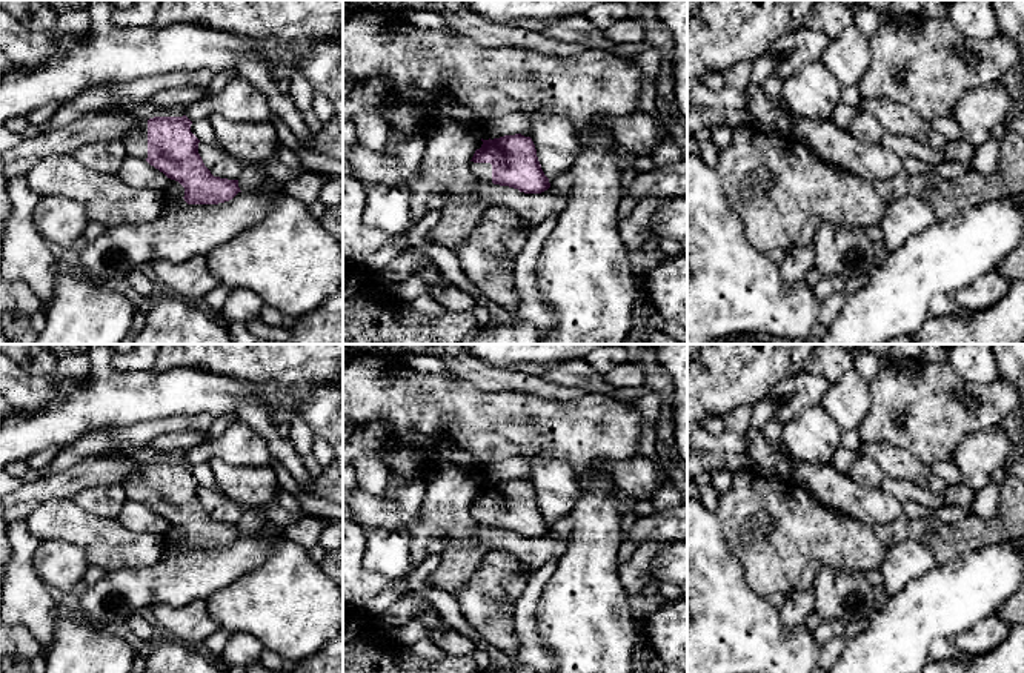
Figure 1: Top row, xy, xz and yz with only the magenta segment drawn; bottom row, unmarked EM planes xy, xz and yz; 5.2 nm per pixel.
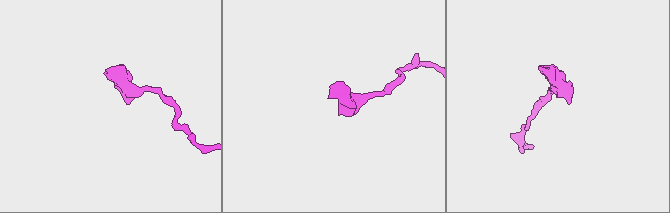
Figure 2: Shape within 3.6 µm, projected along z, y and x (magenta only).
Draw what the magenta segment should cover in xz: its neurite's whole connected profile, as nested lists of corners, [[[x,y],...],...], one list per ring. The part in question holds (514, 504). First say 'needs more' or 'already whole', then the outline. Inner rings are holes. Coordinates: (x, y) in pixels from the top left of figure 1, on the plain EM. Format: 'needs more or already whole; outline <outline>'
needs more; outline [[[515,478],[481,486],[469,507],[477,524],[509,530],[524,538],[541,538],[550,532],[530,481]]]

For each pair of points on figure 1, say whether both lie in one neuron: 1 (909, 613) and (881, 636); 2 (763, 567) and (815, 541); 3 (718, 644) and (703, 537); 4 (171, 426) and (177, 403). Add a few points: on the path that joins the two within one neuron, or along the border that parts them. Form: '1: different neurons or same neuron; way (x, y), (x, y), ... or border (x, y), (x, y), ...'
1: same neuron; way (903, 619), (887, 635)
2: same neuron; way (775, 555), (789, 541), (803, 541)
3: same neuron; way (718, 618), (718, 600), (703, 578), (703, 563)
4: different neurons; border (211, 415), (160, 417), (143, 420), (139, 424)

